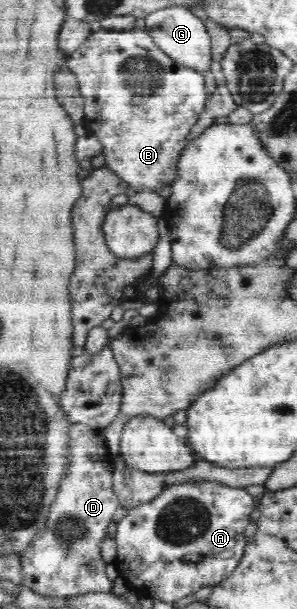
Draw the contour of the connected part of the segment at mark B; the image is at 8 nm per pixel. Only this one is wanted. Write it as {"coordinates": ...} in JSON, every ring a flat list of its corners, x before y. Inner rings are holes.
{"coordinates":[[131,28,126,31,109,31,101,29,91,34,87,43,75,54,71,54,68,59,68,69,79,81,79,90,82,94,85,117,83,124,86,126,89,134,97,137,102,144,101,154,105,156,106,167,110,168,123,182,130,185,130,188,136,191,153,191,157,188,163,188,164,185,171,185,177,180,177,168,180,153,187,146,187,134,191,128,199,122,201,114,206,107,209,95,205,92,205,77,201,78,201,96,183,96,183,102,157,102,155,100,155,90,163,84,165,72,161,70,167,66,175,66,175,74,189,70,189,67,183,68,183,65,171,59,165,52,161,52,156,47,151,36,147,34,144,28],[133,56,133,78,131,86,135,94,127,94,127,86,123,84,119,70,129,70,129,58]]}

